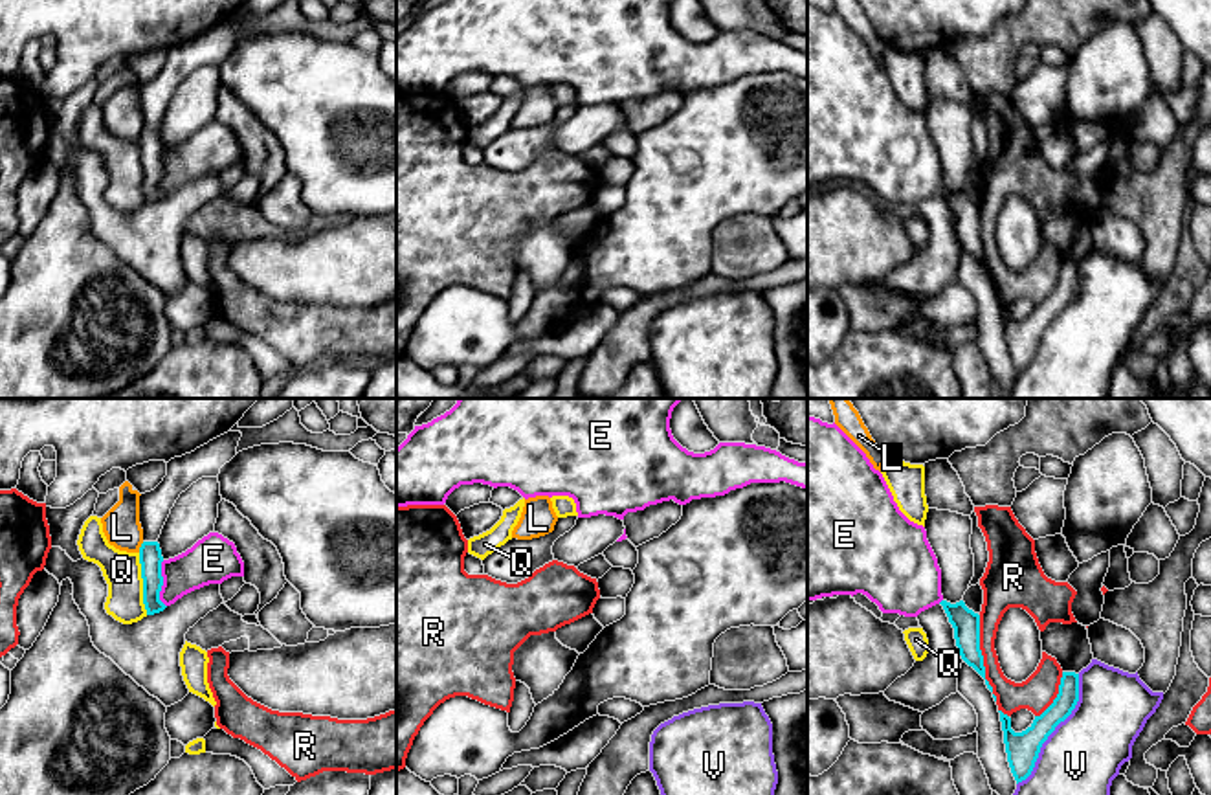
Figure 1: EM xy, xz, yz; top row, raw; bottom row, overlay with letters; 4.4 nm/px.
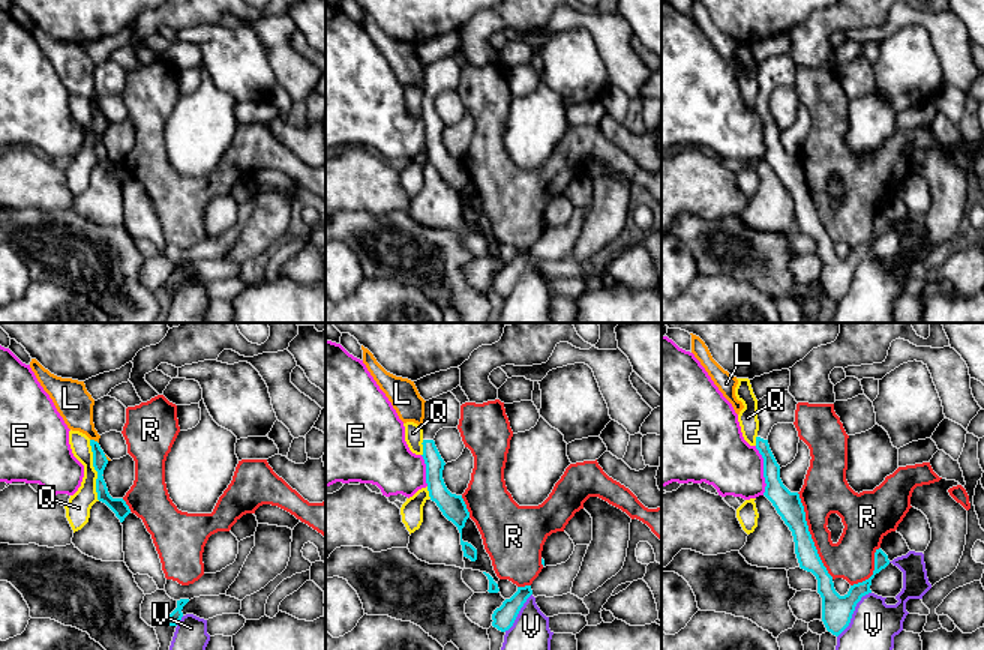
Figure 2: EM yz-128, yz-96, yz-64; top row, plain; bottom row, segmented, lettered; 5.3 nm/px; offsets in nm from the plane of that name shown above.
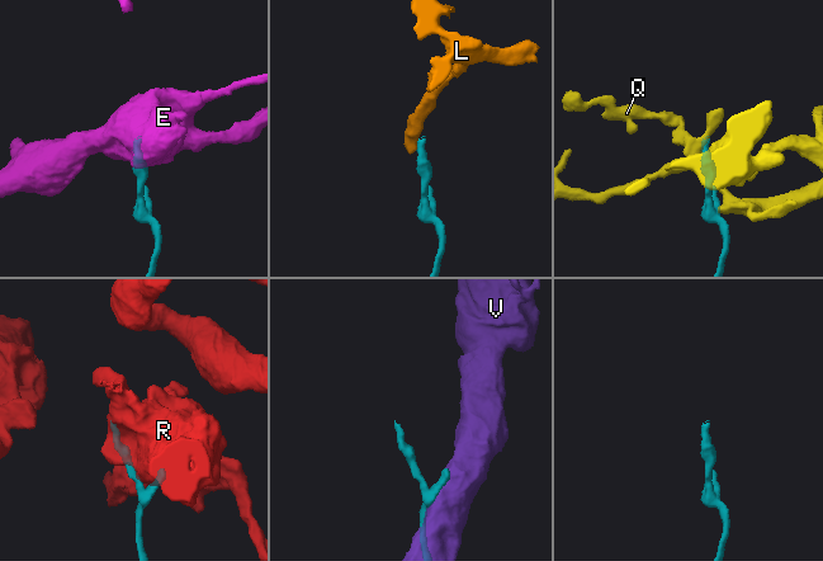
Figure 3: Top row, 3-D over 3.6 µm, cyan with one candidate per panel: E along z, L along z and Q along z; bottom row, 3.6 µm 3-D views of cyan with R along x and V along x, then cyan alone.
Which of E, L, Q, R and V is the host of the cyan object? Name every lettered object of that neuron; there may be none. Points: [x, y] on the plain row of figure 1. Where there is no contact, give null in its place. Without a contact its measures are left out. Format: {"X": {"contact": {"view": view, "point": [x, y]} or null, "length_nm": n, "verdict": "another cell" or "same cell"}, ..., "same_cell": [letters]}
{"E": {"contact": {"view": "xy", "point": [162, 173]}, "length_nm": 200, "verdict": "another cell"}, "L": {"contact": {"view": "xy", "point": [140, 136]}, "length_nm": 50, "verdict": "another cell"}, "Q": {"contact": {"view": "xy", "point": [144, 173]}, "length_nm": 280, "verdict": "another cell"}, "R": {"contact": {"view": "yz", "point": [982, 246]}, "length_nm": 380, "verdict": "another cell"}, "V": {"contact": {"view": "yz", "point": [1054, 318]}, "length_nm": 550, "verdict": "another cell"}, "same_cell": []}

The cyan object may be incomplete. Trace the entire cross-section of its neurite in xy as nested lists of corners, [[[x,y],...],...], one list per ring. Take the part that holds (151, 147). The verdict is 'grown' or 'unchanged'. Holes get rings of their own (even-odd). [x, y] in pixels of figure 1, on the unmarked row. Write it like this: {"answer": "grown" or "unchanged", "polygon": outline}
{"answer": "grown", "polygon": [[[228,20],[191,42],[174,46],[167,51],[167,64],[150,81],[139,84],[139,112],[143,132],[139,136],[139,152],[143,167],[143,193],[147,204],[163,200],[167,195],[160,189],[163,174],[161,138],[158,127],[182,81],[202,66],[218,66],[220,57],[237,44],[240,20]]]}

